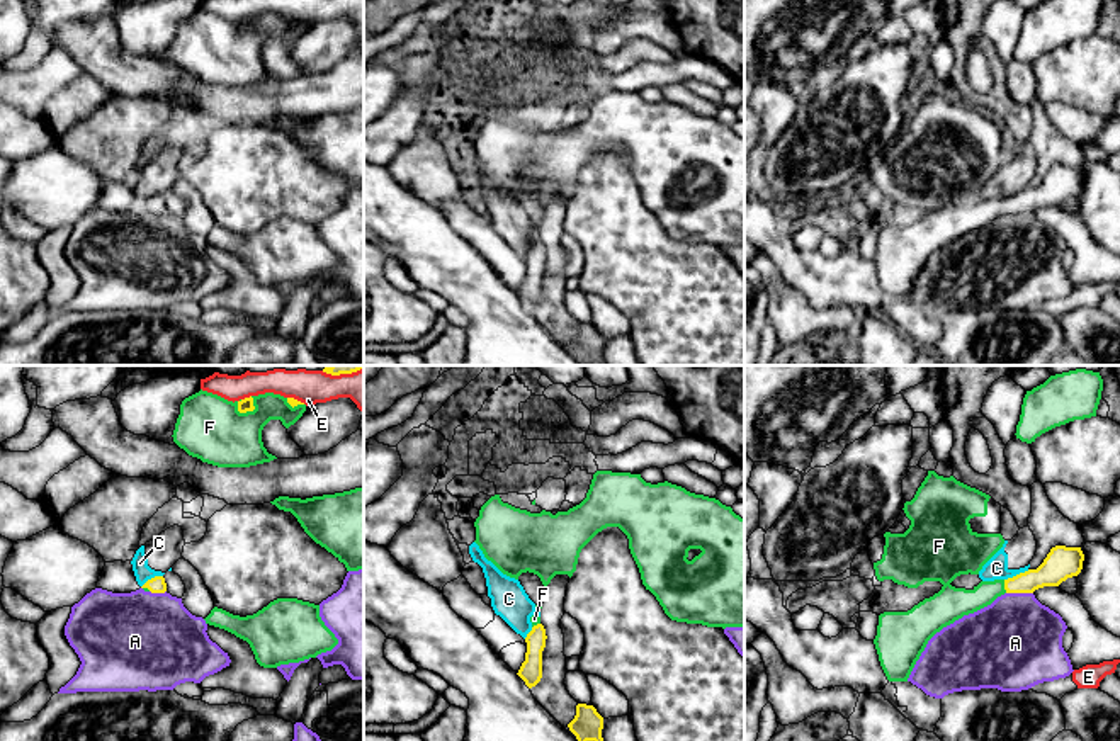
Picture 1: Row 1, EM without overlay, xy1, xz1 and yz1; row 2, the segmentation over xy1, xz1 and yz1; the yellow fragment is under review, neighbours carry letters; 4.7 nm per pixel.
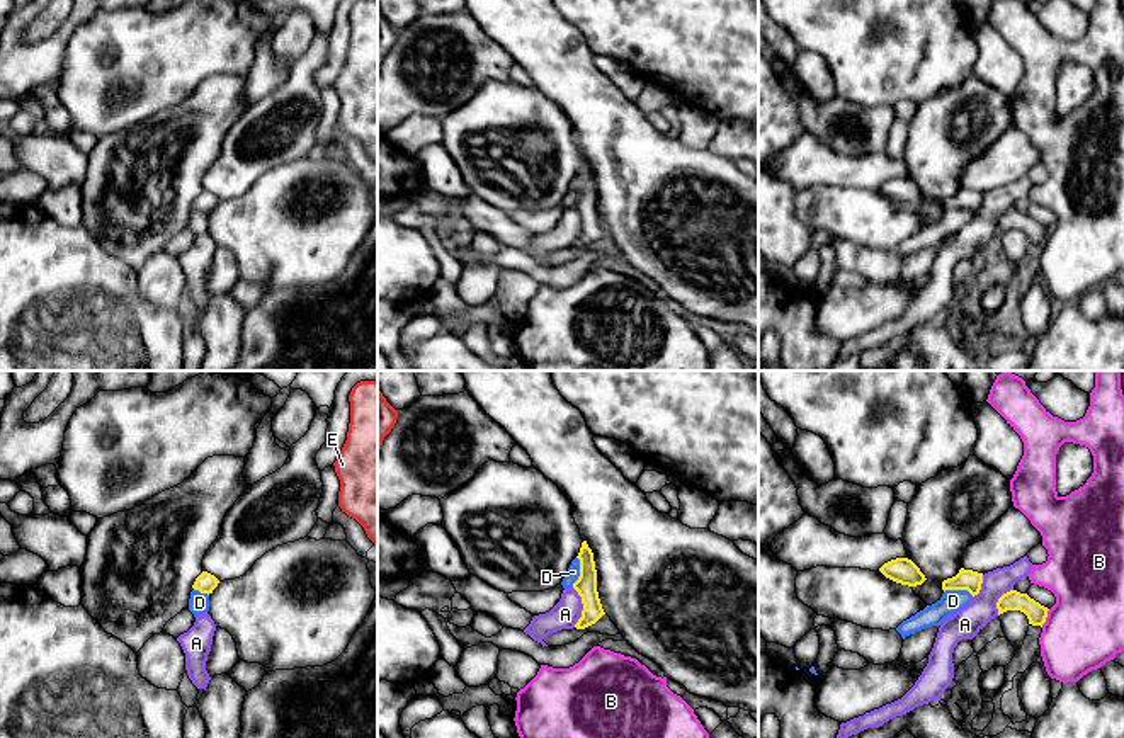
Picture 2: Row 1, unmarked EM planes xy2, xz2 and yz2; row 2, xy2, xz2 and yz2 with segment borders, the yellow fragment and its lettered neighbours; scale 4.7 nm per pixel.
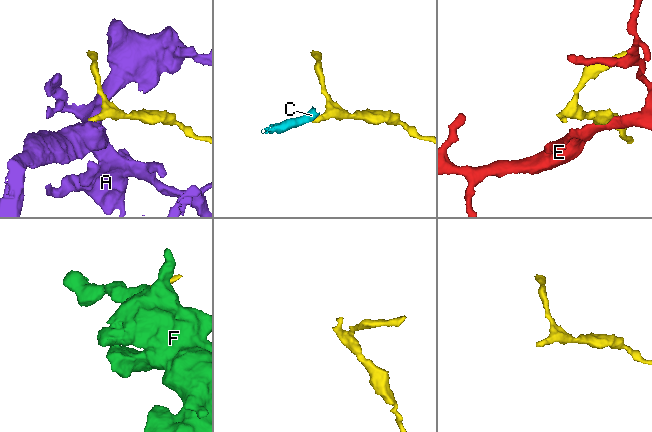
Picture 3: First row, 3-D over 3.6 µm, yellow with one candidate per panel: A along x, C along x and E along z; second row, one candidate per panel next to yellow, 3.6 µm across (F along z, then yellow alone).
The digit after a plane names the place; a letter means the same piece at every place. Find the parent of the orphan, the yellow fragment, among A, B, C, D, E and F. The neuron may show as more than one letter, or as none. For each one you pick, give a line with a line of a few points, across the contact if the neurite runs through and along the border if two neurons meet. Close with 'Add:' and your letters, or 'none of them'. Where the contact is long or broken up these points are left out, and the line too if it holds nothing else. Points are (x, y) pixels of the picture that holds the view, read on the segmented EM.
Add: F

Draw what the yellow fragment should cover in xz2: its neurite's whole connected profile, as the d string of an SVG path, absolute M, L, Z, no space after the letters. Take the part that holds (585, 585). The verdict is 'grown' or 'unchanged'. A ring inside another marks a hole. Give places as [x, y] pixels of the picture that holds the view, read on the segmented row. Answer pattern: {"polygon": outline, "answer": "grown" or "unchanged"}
{"polygon": "M587 541L582 542L576 558L580 559L580 576L573 583L573 588L582 597L583 610L575 627L585 629L595 624L605 612L602 609L597 592L597 570L595 570L593 553L588 548Z", "answer": "unchanged"}

